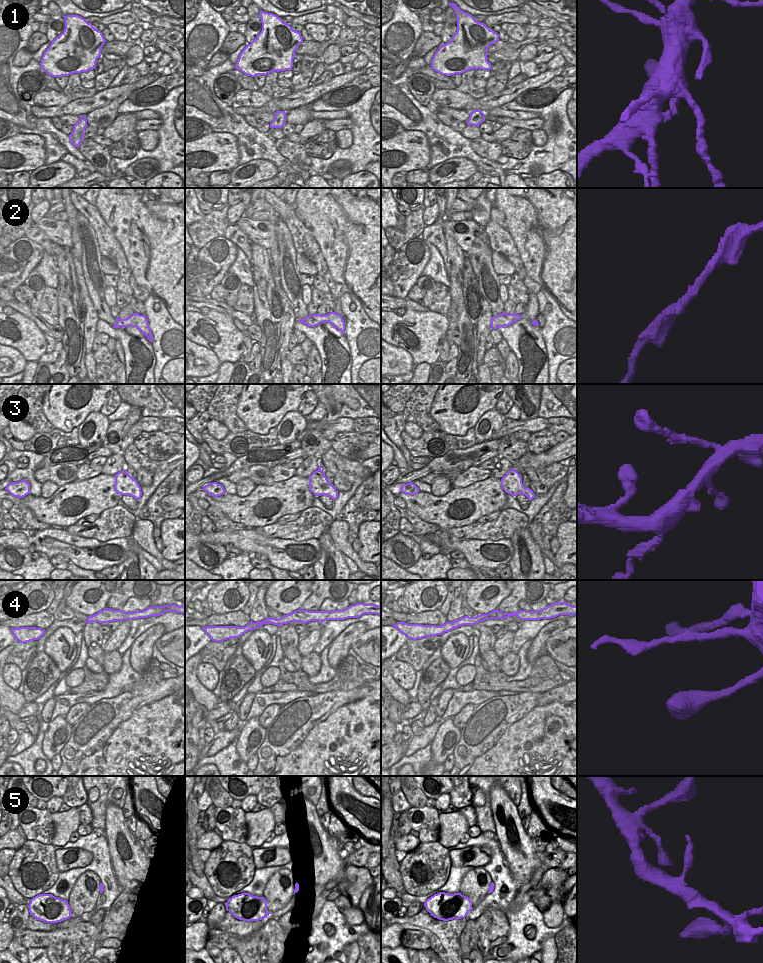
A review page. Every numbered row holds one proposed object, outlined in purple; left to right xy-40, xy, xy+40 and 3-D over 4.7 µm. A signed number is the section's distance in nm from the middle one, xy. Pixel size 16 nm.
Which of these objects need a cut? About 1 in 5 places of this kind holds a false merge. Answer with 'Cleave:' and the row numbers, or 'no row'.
Cleave: 4

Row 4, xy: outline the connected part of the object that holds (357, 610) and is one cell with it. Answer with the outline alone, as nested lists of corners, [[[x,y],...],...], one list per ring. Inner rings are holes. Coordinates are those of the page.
[[[356,603],[343,610],[335,611],[308,611],[298,609],[290,614],[283,615],[287,622],[301,622],[306,624],[318,621],[321,624],[328,620],[345,620],[348,618],[359,618],[364,614],[381,614],[381,605]]]

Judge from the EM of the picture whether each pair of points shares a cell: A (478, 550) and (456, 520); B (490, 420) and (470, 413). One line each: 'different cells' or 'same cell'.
A: different cells
B: different cells

